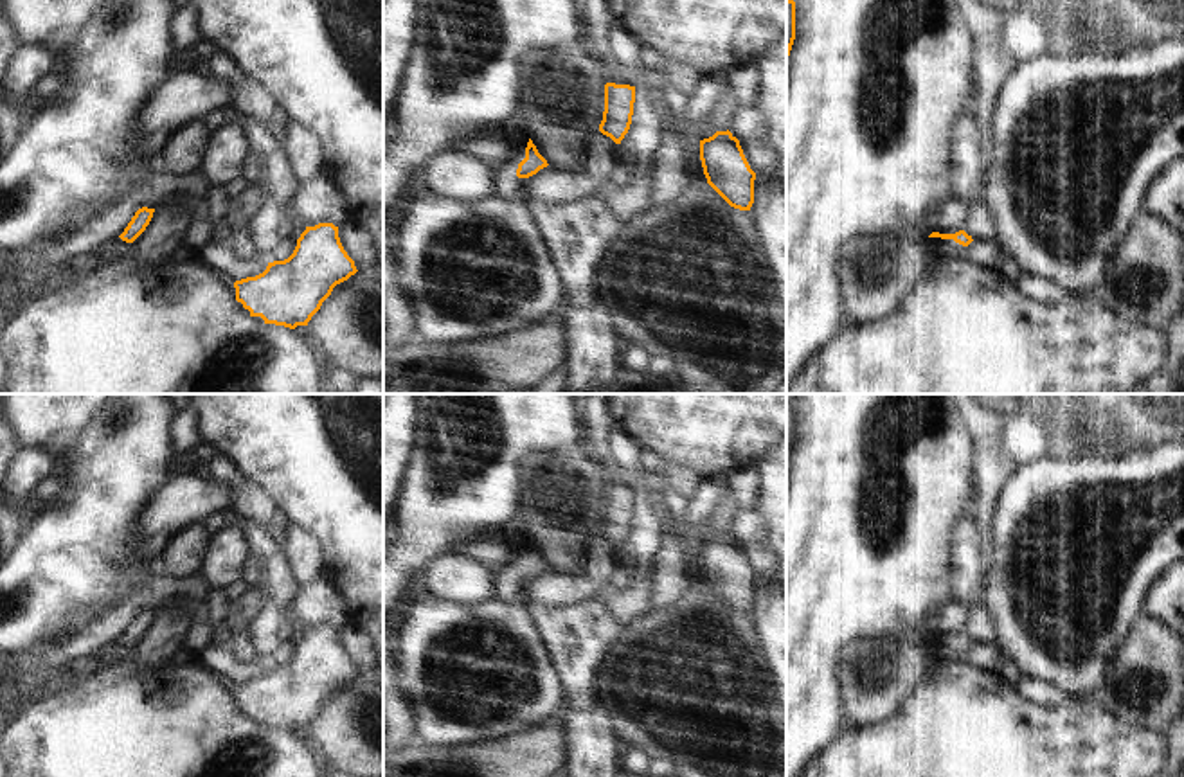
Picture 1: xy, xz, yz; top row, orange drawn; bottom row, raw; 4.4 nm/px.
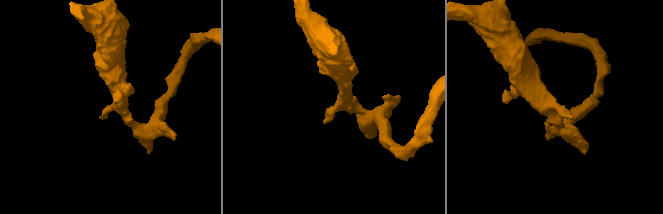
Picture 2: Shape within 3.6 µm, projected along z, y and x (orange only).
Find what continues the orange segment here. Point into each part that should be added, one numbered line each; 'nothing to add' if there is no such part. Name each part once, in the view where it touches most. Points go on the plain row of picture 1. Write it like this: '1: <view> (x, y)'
1: xz (506, 589)

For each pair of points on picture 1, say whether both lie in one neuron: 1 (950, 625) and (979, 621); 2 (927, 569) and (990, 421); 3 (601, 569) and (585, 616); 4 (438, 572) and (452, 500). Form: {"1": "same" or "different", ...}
{"1": "same", "2": "different", "3": "different", "4": "different"}

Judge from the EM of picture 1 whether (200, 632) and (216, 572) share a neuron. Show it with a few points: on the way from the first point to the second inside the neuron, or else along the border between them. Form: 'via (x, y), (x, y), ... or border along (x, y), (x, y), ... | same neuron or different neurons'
border along (198, 574), (211, 589) | different neurons

